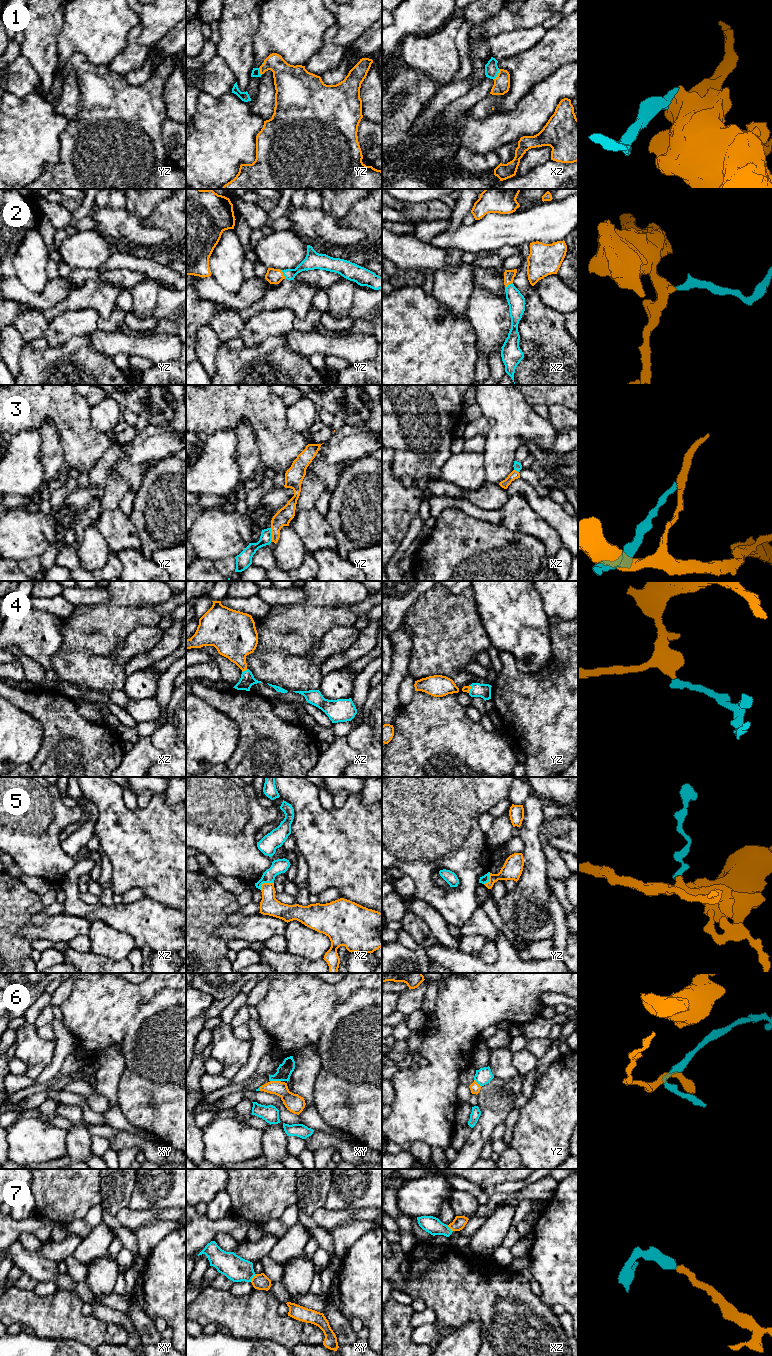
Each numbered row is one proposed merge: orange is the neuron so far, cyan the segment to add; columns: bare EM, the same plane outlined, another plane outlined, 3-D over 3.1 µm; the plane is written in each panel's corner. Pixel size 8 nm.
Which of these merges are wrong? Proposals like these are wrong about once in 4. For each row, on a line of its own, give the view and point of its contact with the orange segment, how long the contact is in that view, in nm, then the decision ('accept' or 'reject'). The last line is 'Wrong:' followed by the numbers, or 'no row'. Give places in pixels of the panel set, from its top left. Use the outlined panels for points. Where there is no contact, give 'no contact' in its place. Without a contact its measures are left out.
1: contact xz (498, 74); length 110 nm; accept
2: contact yz (282, 274); length 80 nm; accept
3: contact yz (272, 535); length 110 nm; reject
4: contact xz (244, 670); length 50 nm; accept
5: contact xz (265, 883); length 130 nm; accept
6: contact xy (275, 1081); length 90 nm; reject
7: contact xy (252, 1278); length 80 nm; accept
Wrong: 3, 6

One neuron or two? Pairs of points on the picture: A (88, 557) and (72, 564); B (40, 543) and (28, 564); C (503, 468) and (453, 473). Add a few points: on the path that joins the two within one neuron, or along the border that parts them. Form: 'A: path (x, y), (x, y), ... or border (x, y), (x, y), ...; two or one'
A: border (76, 549), (80, 566); two
B: border (38, 556), (21, 559), (18, 562); two
C: border (481, 454), (484, 460), (485, 480); two

